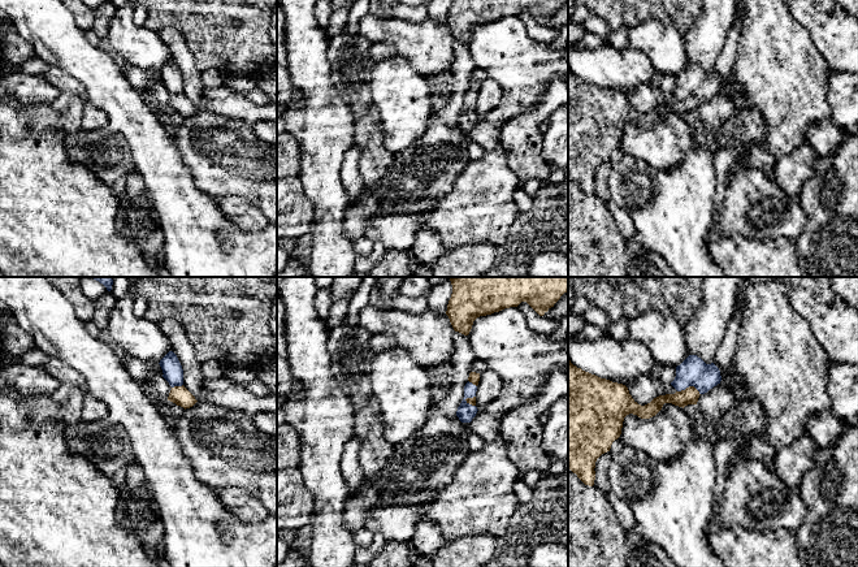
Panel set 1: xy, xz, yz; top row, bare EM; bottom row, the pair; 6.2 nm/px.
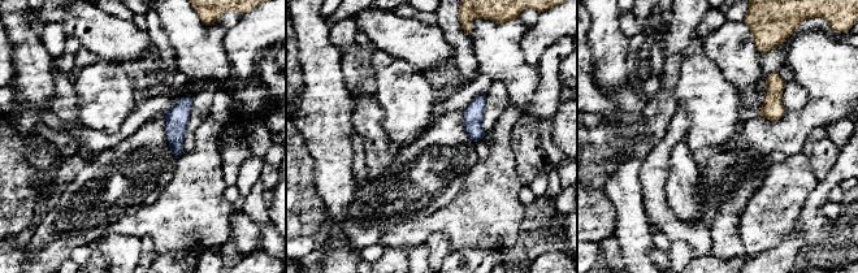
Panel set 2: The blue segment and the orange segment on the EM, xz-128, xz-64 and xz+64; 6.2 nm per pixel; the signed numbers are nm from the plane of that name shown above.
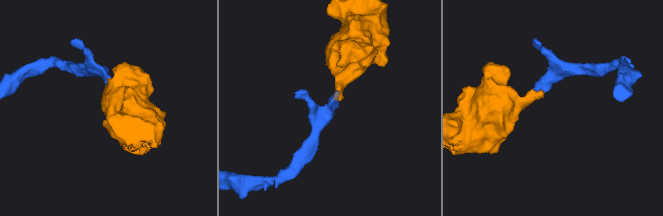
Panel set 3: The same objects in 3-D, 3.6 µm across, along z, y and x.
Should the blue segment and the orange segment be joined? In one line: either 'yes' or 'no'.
yes

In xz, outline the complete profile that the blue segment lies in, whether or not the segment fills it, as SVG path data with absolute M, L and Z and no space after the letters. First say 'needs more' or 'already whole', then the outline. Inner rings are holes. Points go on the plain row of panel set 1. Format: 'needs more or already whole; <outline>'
needs more; M471 81L468 91L464 95L464 107L458 116L456 125L462 131L471 131L477 122L476 100L480 90L480 82Z

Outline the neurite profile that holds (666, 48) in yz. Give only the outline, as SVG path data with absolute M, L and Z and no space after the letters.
M654 18L629 29L628 39L628 46L645 53L662 74L677 75L688 66L684 35Z

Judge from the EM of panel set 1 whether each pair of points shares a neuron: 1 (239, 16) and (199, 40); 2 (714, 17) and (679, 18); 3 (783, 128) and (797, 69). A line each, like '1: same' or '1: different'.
1: same
2: different
3: same

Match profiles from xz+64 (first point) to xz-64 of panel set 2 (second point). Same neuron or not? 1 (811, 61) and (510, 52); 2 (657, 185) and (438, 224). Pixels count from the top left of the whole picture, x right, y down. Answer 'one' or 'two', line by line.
1: one
2: one

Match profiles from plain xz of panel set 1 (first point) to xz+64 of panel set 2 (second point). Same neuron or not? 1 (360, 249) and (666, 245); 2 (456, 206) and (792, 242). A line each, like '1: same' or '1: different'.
1: same
2: different

